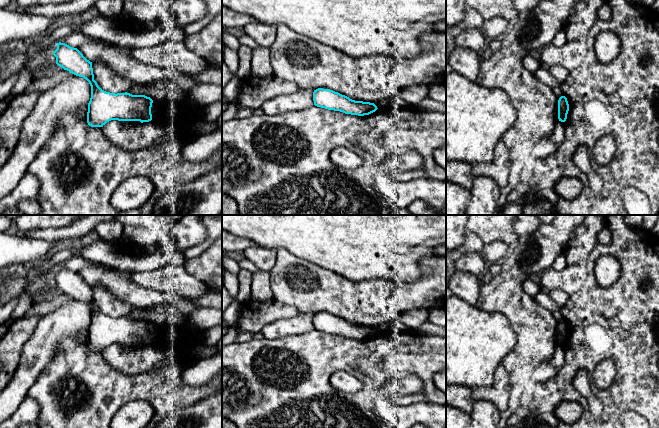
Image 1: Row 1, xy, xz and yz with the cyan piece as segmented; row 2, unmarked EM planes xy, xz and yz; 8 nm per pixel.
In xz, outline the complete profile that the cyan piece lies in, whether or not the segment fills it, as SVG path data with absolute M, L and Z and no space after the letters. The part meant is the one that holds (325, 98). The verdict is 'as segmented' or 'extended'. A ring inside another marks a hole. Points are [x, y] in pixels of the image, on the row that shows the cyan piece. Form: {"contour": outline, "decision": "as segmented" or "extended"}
{"contour": "M323 88L314 90L313 101L317 107L358 116L369 115L378 109L374 103L355 101L338 92Z", "decision": "as segmented"}

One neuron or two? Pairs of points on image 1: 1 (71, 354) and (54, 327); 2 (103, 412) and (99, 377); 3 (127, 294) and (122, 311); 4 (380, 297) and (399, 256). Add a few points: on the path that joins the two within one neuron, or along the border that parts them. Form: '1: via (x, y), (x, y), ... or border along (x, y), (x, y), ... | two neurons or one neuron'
1: border along (86, 339), (64, 337), (51, 360) | two neurons
2: via (99, 403), (99, 386) | one neuron
3: border along (105, 288), (118, 298), (135, 306) | two neurons
4: border along (364, 279), (391, 279), (411, 282) | two neurons

